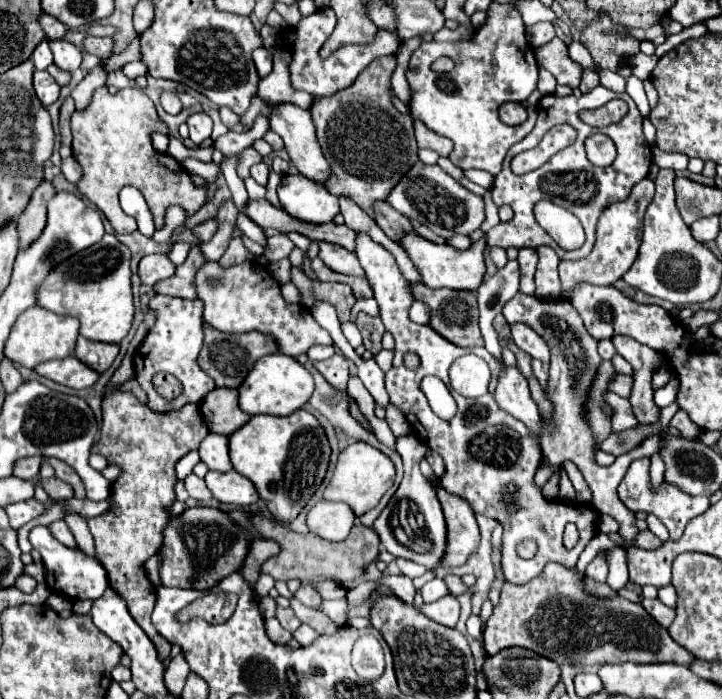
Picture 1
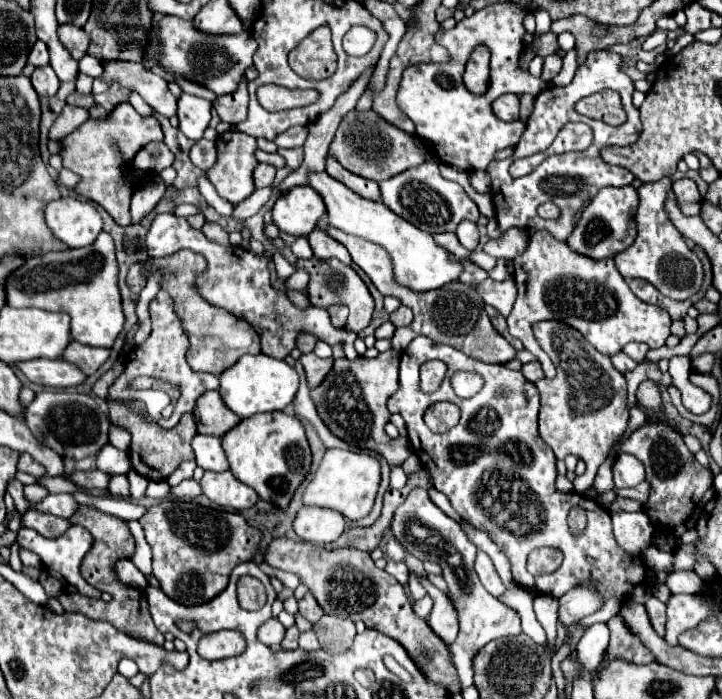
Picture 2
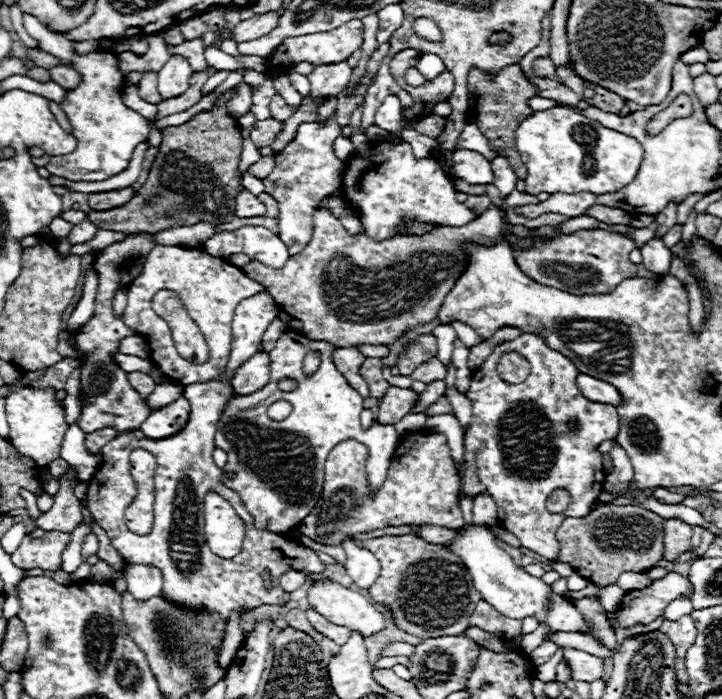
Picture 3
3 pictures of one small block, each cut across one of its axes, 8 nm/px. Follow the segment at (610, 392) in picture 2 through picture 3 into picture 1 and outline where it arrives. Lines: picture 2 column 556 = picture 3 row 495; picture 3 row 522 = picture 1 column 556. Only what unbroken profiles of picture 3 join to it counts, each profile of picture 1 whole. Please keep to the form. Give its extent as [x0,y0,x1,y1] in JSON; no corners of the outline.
[502,292,680,542]

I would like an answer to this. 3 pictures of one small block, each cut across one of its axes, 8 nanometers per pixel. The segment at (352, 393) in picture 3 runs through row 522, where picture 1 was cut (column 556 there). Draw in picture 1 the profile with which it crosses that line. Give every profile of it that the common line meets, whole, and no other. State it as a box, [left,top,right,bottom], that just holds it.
[534,246,564,300]

